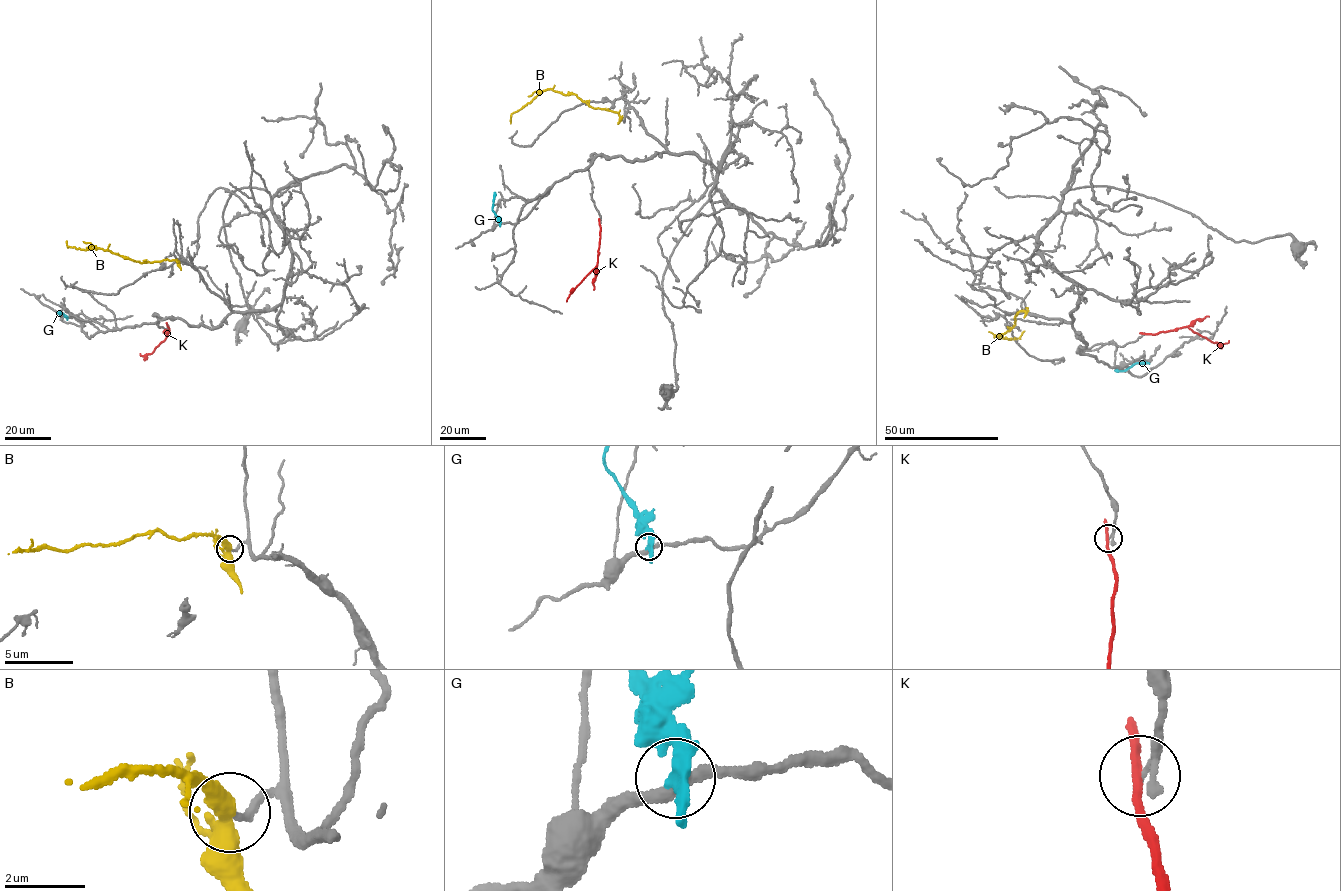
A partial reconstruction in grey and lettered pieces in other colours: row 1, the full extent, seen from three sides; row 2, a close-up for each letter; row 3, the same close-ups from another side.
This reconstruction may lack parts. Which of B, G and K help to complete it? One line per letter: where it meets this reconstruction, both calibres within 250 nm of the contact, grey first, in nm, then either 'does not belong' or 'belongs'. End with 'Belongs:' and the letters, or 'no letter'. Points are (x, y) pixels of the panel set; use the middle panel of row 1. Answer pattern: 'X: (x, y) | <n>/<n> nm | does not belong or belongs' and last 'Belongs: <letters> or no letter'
B: (621, 118) | 180/440 nm | belongs
G: (499, 223) | 300/320 nm | does not belong
K: (599, 222) | 100/240 nm | does not belong
Belongs: B

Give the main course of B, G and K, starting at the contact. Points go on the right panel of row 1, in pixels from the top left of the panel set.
B: (1023, 310), (1017, 312), (1010, 330), (995, 337), (1016, 339), (1024, 331)
G: (1145, 362), (1133, 364), (1123, 370), (1115, 370)
K: (1143, 333), (1156, 334), (1187, 327), (1213, 342), (1224, 344), (1228, 341)

